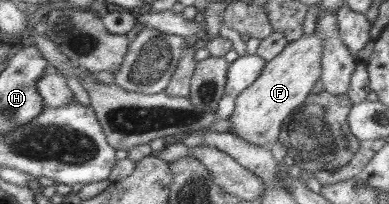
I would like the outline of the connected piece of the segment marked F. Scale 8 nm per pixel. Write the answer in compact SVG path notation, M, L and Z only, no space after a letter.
M317 33L304 36L288 43L276 57L265 62L262 73L250 84L235 102L234 114L228 117L231 121L230 132L262 147L269 147L279 139L284 120L295 113L305 103L322 73L322 51L325 42Z

